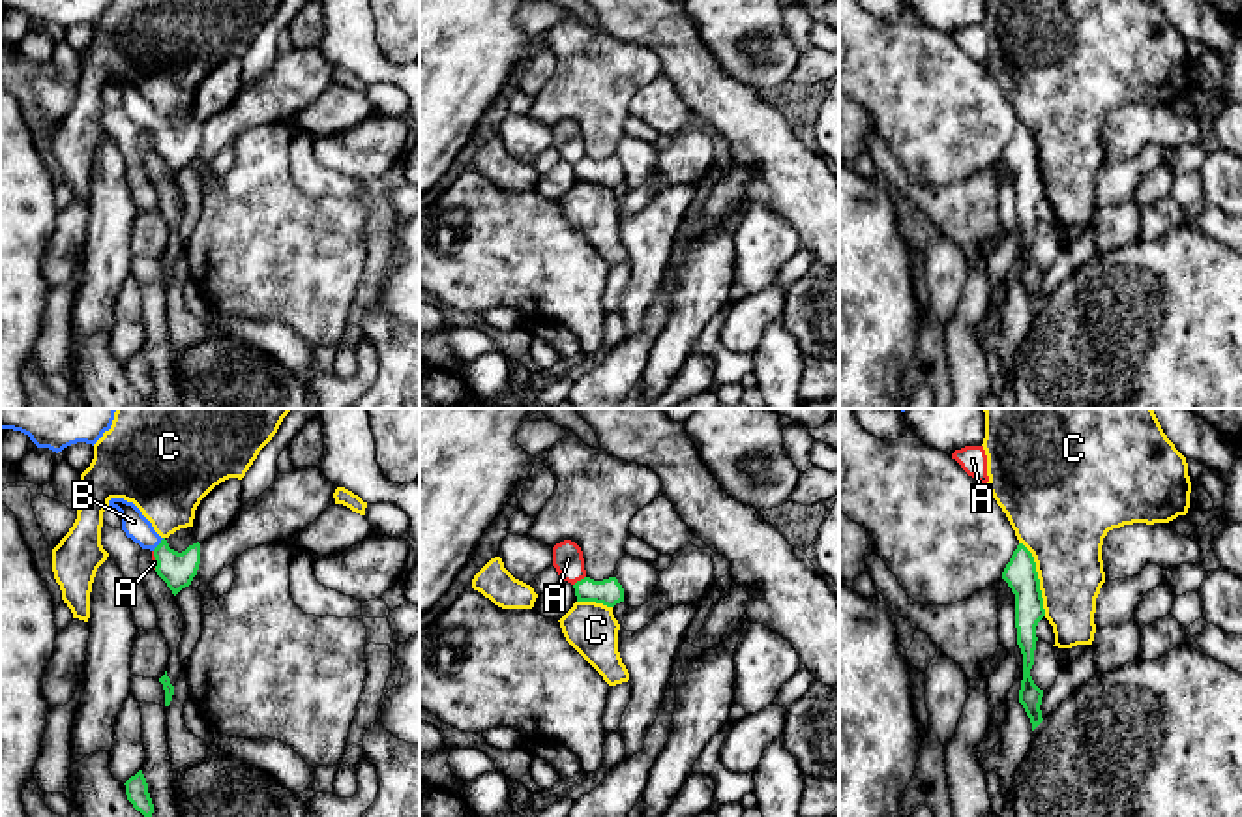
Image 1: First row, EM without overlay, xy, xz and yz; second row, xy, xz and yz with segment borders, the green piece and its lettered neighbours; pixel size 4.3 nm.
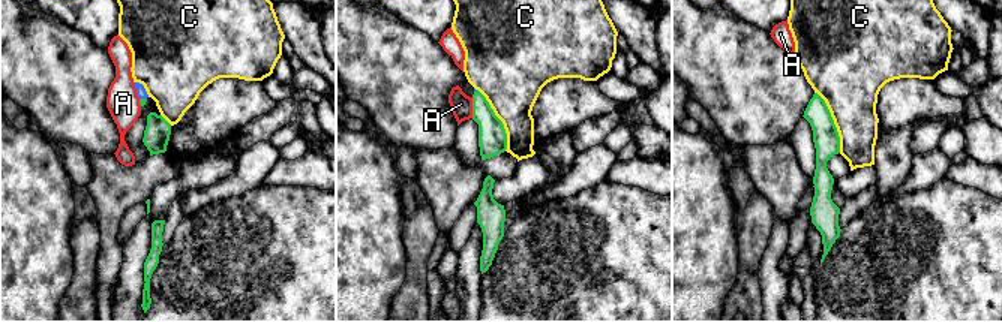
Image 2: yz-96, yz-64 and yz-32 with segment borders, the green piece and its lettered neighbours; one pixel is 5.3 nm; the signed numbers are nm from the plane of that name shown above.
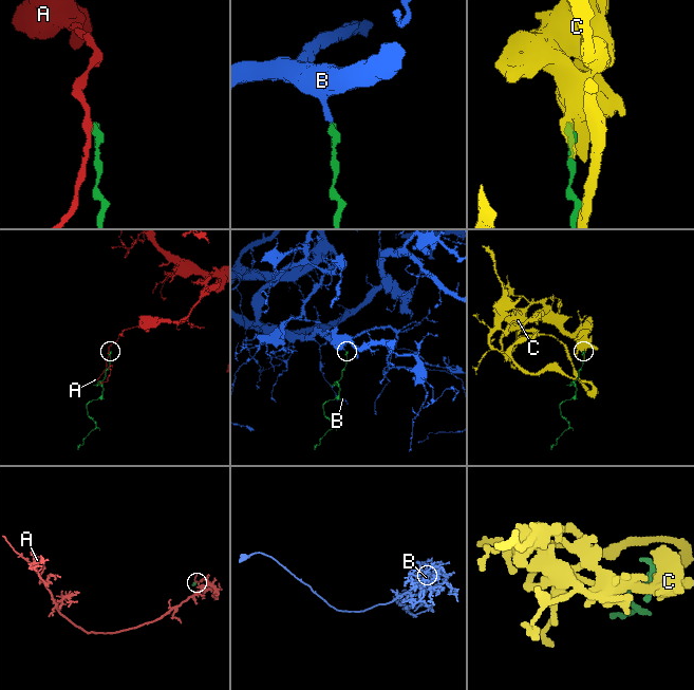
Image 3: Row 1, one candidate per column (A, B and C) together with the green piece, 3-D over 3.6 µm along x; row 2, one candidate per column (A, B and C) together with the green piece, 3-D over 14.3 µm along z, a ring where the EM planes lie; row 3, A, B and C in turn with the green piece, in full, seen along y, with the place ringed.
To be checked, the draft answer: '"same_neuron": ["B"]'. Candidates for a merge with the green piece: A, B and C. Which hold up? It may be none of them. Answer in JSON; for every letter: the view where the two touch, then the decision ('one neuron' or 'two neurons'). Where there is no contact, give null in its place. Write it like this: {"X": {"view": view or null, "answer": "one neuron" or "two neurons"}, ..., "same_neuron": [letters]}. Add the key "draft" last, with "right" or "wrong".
{"A": {"view": "xz", "answer": "two neurons"}, "B": {"view": "xy", "answer": "one neuron"}, "C": {"view": "yz", "answer": "two neurons"}, "same_neuron": ["B"], "draft": "right"}

